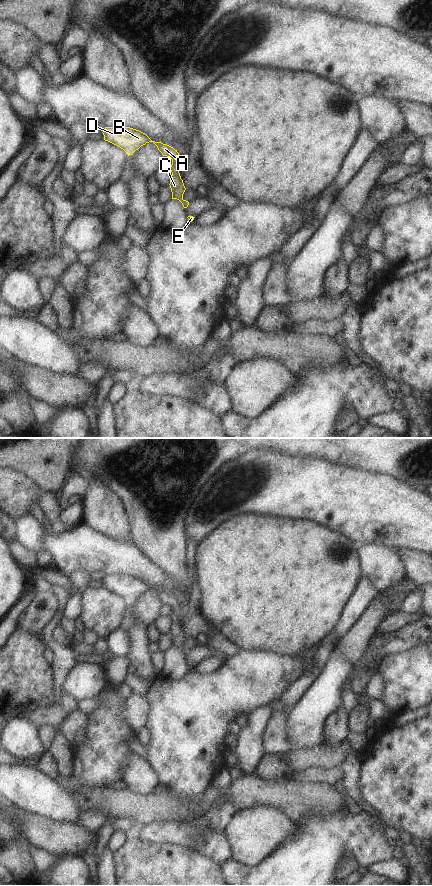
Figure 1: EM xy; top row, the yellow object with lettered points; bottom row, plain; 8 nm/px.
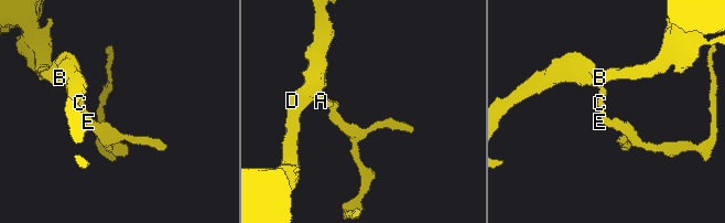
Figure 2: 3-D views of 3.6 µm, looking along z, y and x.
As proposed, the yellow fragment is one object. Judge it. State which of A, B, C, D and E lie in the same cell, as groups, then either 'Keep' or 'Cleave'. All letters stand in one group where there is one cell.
Groups: A B C D E. Keep

